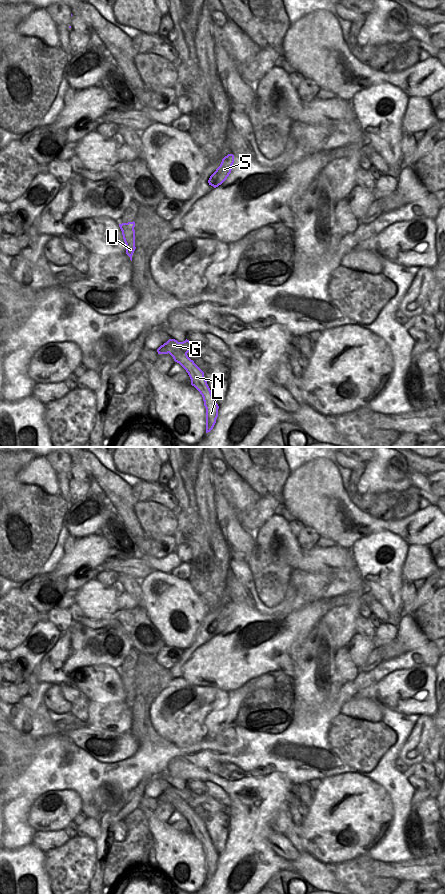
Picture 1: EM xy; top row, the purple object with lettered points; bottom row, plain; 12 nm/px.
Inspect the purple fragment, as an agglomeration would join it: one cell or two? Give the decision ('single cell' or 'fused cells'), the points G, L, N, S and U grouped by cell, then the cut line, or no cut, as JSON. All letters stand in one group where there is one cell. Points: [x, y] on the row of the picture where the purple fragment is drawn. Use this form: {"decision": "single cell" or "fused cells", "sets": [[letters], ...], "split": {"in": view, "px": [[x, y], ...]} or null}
{"decision": "fused cells", "sets": [["G", "L", "N", "U"], ["S"]], "split": {"in": "xy", "px": [[178, 342], [178, 346], [186, 353]]}}

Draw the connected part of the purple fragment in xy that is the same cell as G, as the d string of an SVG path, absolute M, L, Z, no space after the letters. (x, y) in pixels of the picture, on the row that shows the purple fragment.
M169 339L167 341L167 351L173 357L174 361L186 370L191 379L191 385L202 395L206 408L206 433L210 432L216 423L219 406L207 384L204 372L188 357L187 353L179 348L177 340Z

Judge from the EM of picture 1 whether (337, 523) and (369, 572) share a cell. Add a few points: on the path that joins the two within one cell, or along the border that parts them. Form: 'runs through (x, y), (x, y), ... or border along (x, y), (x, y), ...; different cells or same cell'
border along (372, 533), (360, 537), (350, 547); different cells

